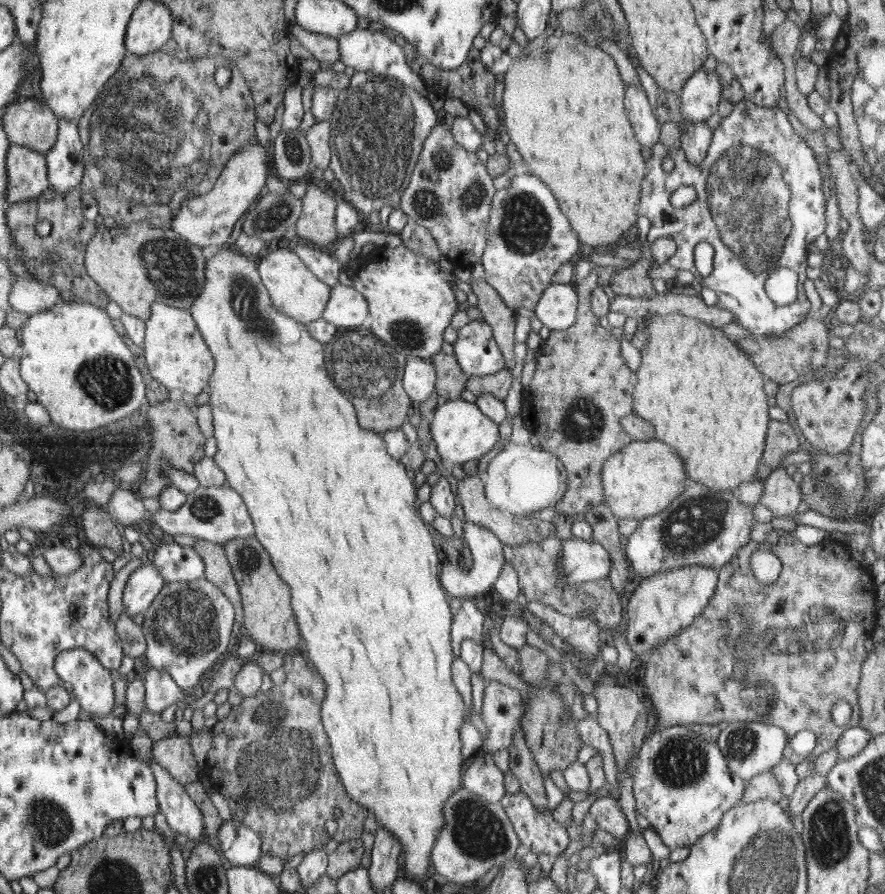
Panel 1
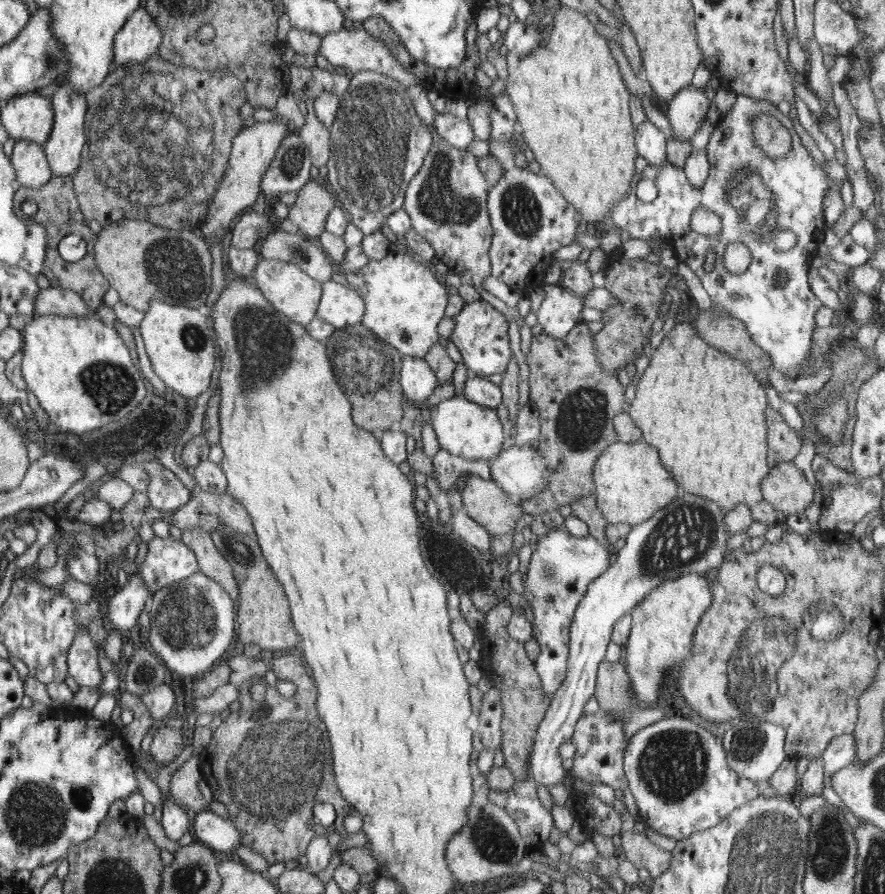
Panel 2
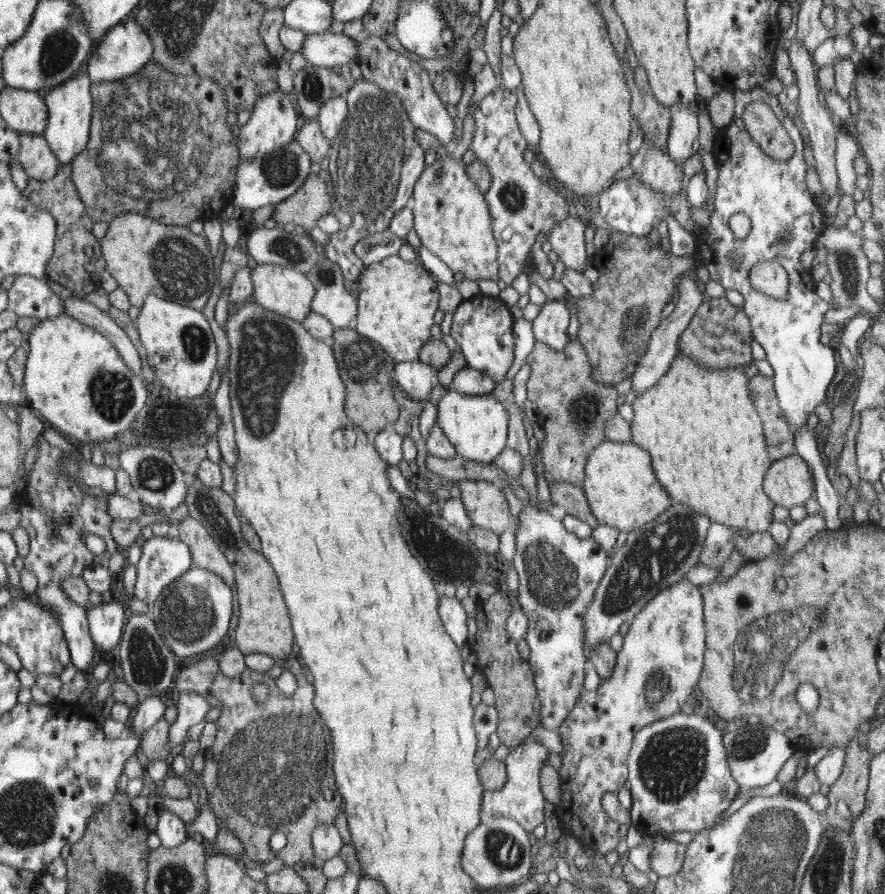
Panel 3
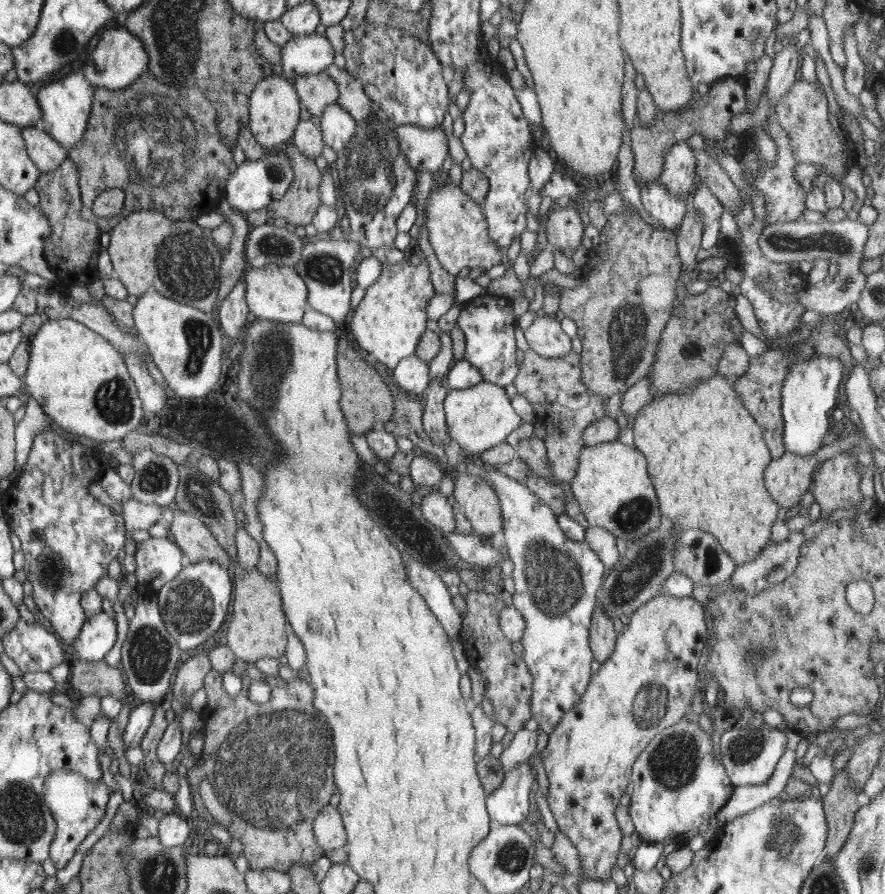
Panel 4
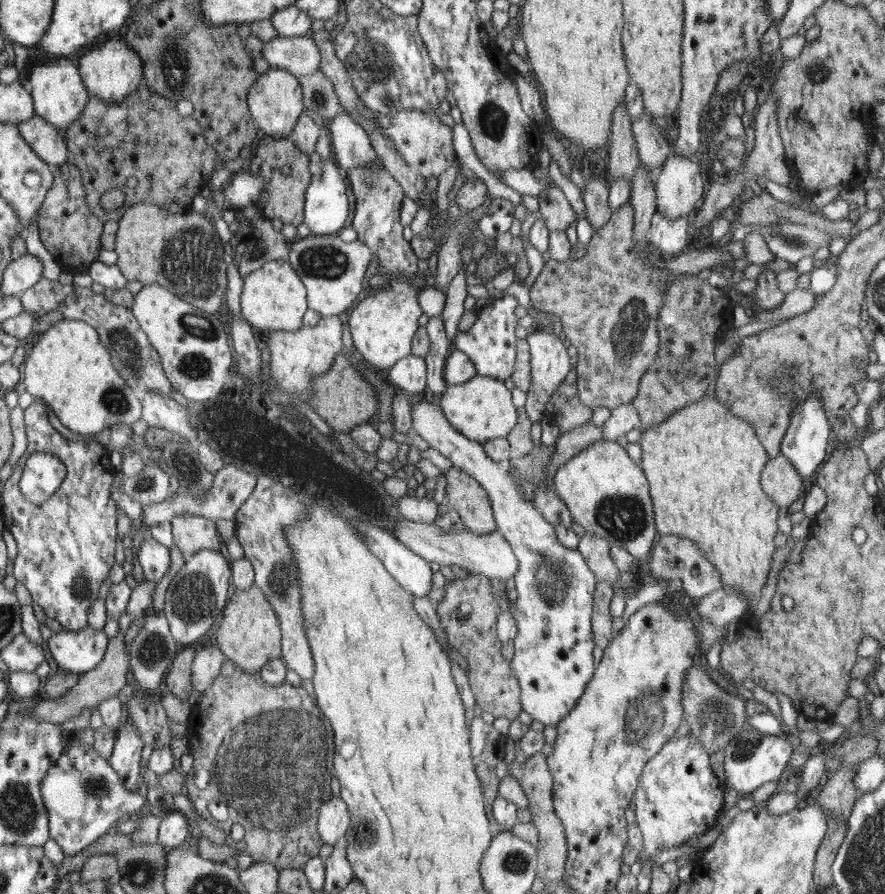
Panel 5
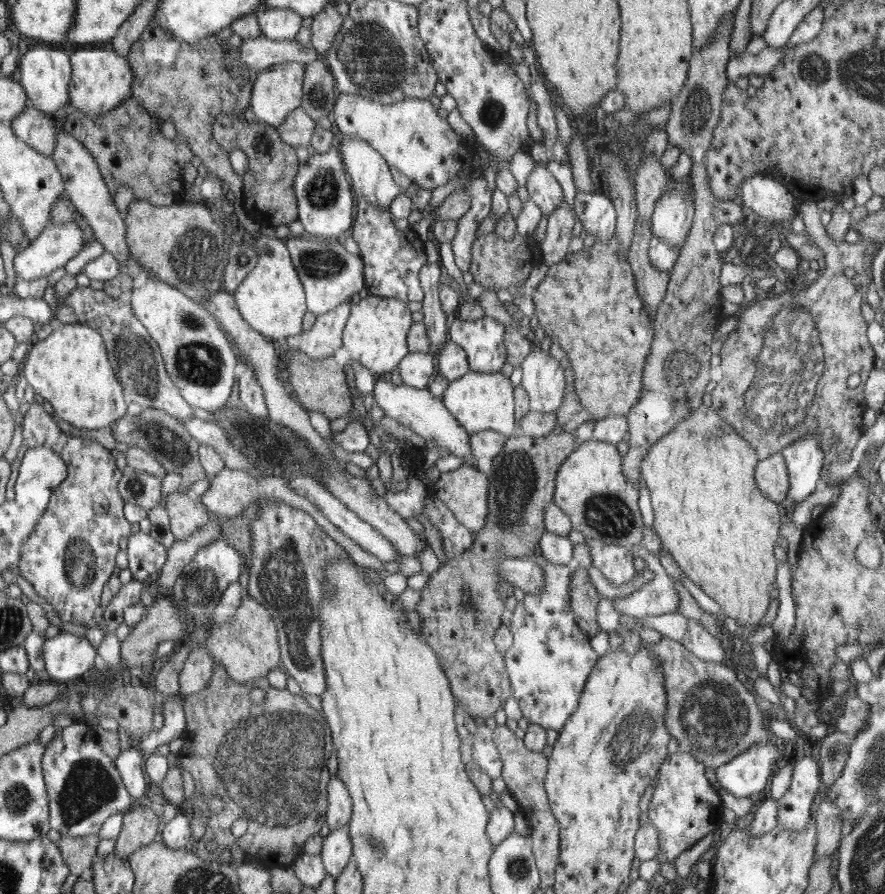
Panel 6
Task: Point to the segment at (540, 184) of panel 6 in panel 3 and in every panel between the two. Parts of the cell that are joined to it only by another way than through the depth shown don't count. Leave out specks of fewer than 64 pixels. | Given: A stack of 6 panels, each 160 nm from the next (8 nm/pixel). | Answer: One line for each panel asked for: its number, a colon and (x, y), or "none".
3: (568, 240)
4: (564, 229)
5: (556, 211)

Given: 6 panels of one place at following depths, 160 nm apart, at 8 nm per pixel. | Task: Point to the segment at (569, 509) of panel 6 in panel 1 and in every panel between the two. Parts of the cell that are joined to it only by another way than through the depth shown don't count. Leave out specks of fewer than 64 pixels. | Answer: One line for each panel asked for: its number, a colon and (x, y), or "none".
1: (644, 478)
2: (632, 483)
3: (623, 491)
4: (613, 487)
5: (605, 492)

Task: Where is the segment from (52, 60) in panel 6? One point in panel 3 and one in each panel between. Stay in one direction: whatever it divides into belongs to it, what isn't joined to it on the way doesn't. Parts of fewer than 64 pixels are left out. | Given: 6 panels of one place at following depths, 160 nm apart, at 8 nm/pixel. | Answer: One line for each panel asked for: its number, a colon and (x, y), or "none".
3: (70, 105)
4: (66, 104)
5: (59, 95)

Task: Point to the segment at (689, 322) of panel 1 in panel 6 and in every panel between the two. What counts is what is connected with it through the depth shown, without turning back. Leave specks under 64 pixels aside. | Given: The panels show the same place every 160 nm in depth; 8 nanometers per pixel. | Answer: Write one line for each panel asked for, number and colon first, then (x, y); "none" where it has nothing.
2: (705, 411)
3: (705, 437)
4: (706, 454)
5: (704, 464)
6: (720, 528)

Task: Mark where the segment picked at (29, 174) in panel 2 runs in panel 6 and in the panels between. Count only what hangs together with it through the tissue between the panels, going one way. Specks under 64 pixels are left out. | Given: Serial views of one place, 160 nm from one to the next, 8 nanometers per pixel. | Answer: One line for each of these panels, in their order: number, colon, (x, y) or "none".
3: (39, 161)
4: (47, 154)
5: (43, 138)
6: (33, 127)

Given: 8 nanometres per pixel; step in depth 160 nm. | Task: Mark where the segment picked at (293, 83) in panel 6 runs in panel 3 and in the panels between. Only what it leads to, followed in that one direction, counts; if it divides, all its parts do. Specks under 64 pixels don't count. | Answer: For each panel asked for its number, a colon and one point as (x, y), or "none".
3: (272, 124)
4: (275, 109)
5: (276, 100)

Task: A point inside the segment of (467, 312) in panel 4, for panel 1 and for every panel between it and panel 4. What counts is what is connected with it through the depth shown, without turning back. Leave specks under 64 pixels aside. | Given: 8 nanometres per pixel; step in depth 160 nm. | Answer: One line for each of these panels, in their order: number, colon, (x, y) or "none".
1: (477, 353)
2: (480, 333)
3: (482, 326)

